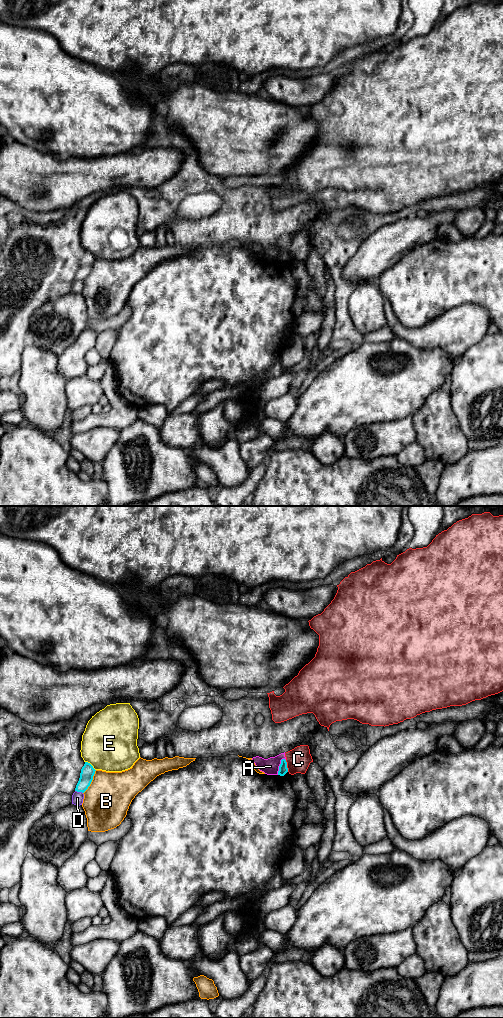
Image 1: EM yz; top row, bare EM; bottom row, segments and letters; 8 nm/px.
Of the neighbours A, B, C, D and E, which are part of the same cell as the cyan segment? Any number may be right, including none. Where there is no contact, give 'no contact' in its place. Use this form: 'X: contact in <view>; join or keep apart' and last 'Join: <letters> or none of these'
A: contact in yz; keep apart
B: contact in yz; keep apart
C: contact in yz; keep apart
D: contact in yz; keep apart
E: contact in yz; keep apart
Join: none of these

